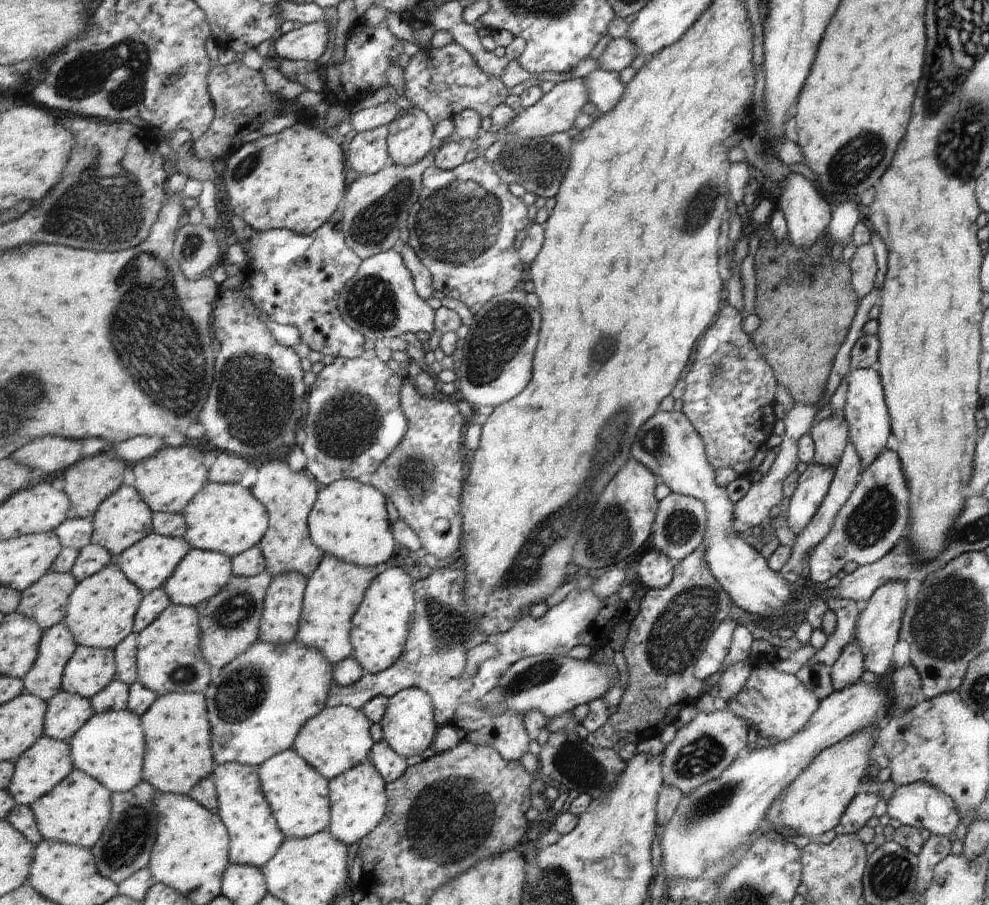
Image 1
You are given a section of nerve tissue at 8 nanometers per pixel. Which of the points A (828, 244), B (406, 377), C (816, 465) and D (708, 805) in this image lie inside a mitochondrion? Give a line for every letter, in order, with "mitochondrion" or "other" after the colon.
A: other
B: other
C: other
D: mitochondrion

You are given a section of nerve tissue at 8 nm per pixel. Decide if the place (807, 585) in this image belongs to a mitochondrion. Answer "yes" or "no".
no

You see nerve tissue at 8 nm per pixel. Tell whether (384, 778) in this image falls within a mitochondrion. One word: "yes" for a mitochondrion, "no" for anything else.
no

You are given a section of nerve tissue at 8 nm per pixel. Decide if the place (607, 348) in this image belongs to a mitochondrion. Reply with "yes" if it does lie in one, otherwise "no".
yes

